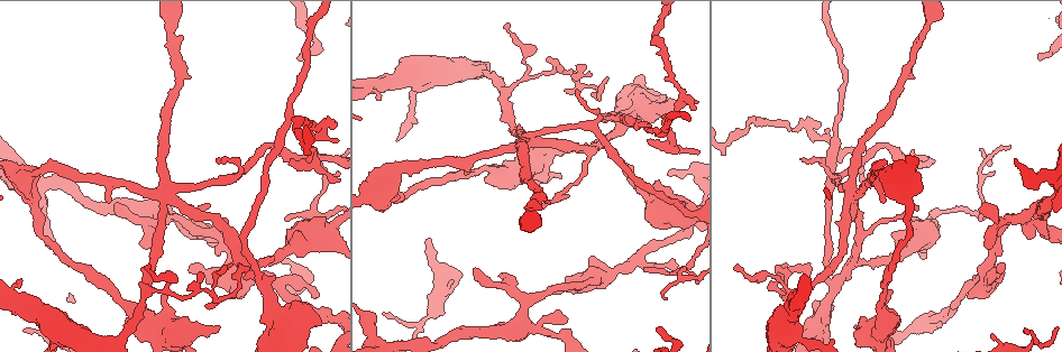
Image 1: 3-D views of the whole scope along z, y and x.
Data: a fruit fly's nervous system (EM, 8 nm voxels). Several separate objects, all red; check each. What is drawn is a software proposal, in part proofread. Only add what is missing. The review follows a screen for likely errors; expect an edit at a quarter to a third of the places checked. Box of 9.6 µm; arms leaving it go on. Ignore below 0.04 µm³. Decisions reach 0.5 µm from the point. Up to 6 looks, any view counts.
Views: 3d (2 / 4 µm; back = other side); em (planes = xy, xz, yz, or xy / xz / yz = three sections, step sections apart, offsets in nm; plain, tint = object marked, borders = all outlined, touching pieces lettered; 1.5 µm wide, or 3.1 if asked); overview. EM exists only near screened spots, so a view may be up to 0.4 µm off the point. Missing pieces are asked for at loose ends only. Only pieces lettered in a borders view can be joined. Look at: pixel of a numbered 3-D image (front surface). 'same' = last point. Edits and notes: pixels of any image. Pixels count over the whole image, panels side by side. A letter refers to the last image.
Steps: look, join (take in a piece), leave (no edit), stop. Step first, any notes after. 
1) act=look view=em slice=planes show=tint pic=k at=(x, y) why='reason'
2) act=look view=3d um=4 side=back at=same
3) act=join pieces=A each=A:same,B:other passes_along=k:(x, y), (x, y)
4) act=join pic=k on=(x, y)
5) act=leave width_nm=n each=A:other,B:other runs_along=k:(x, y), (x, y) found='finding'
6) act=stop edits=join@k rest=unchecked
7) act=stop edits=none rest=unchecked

act=look view=3d um=2 pic=1 at=(590, 74) why='tapers out'

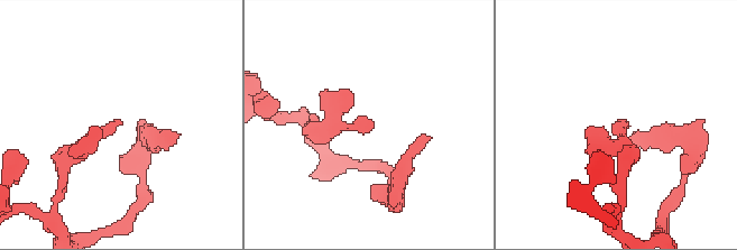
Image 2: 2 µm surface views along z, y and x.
act=look view=em slice=planes show=plain pic=2 at=(369, 125) why='need the tissue'

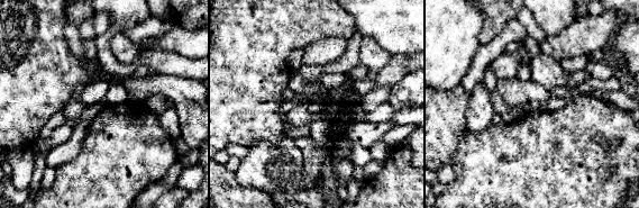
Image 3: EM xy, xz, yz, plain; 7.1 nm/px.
act=look view=em slice=planes show=borders at=same why='what lies round it'

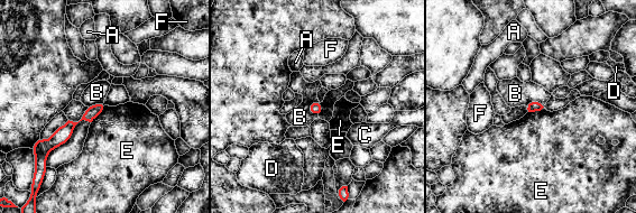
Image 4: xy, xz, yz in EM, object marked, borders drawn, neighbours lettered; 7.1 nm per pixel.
act=leave each=A:other,B:other,C:other,D:other,E:other,F:other border=4:(543, 107), (540, 110), (525, 114) found='no lettered piece goes on from it'

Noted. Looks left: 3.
act=look view=3d um=4 pic=1 at=(467, 171)

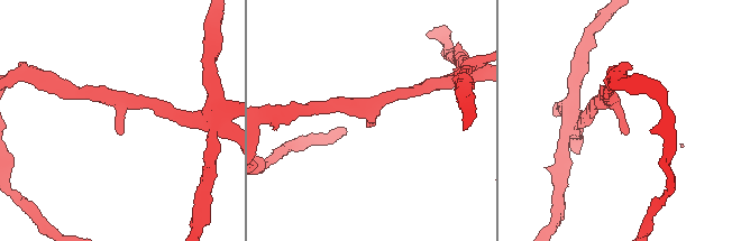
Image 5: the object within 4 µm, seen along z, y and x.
act=look view=em slice=xy step=4 show=borders pic=5 at=(119, 134) why='need the tissue'

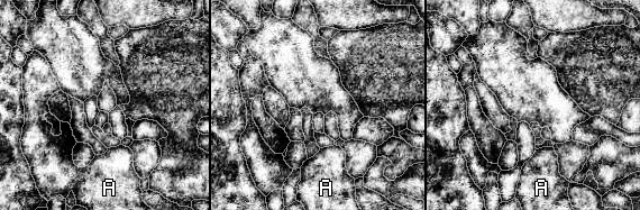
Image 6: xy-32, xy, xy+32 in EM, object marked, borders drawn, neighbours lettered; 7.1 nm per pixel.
act=look view=em slice=planes show=borders at=same

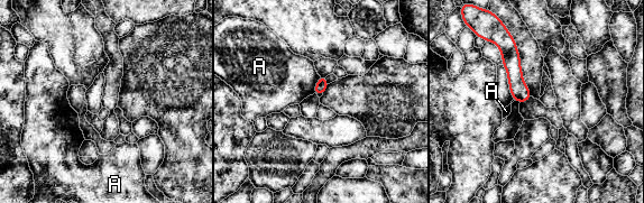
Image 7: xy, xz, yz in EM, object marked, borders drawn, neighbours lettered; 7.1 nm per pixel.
act=leave each=A:other border=7:(320, 76), (312, 93) found='none of them fits'

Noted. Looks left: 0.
act=stop edits=none rest=unchecked

